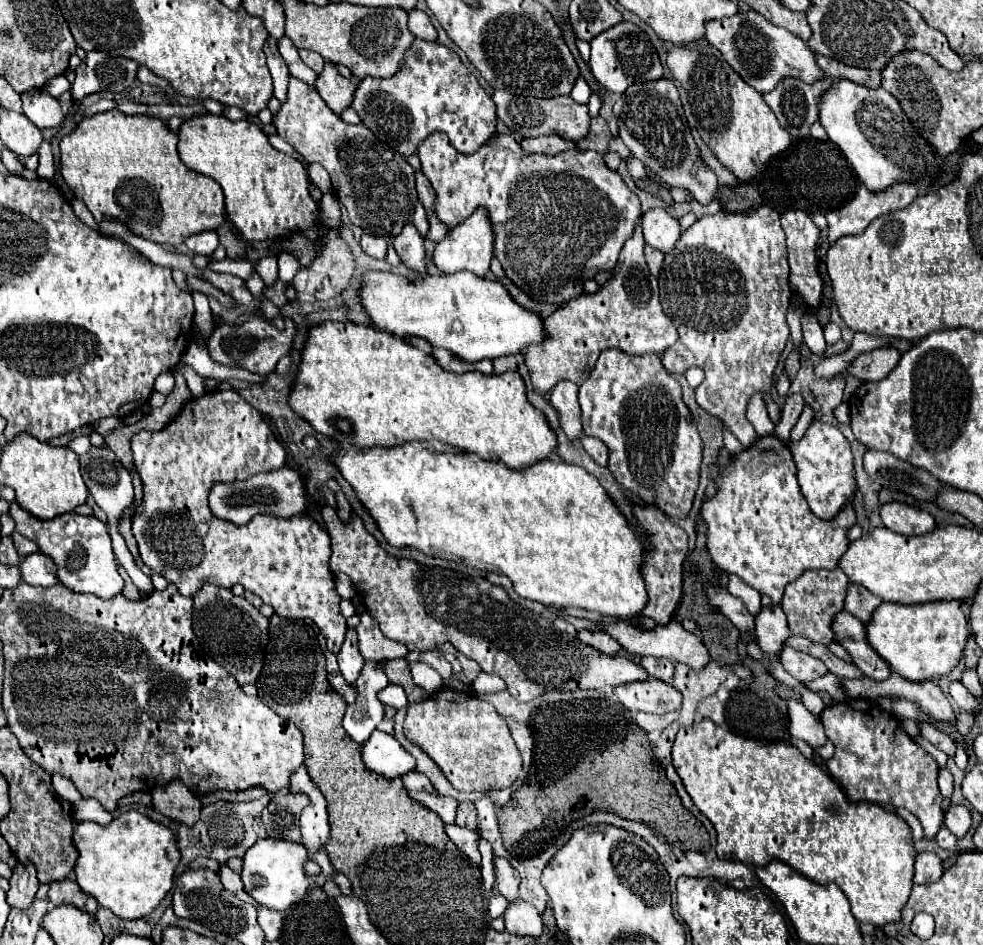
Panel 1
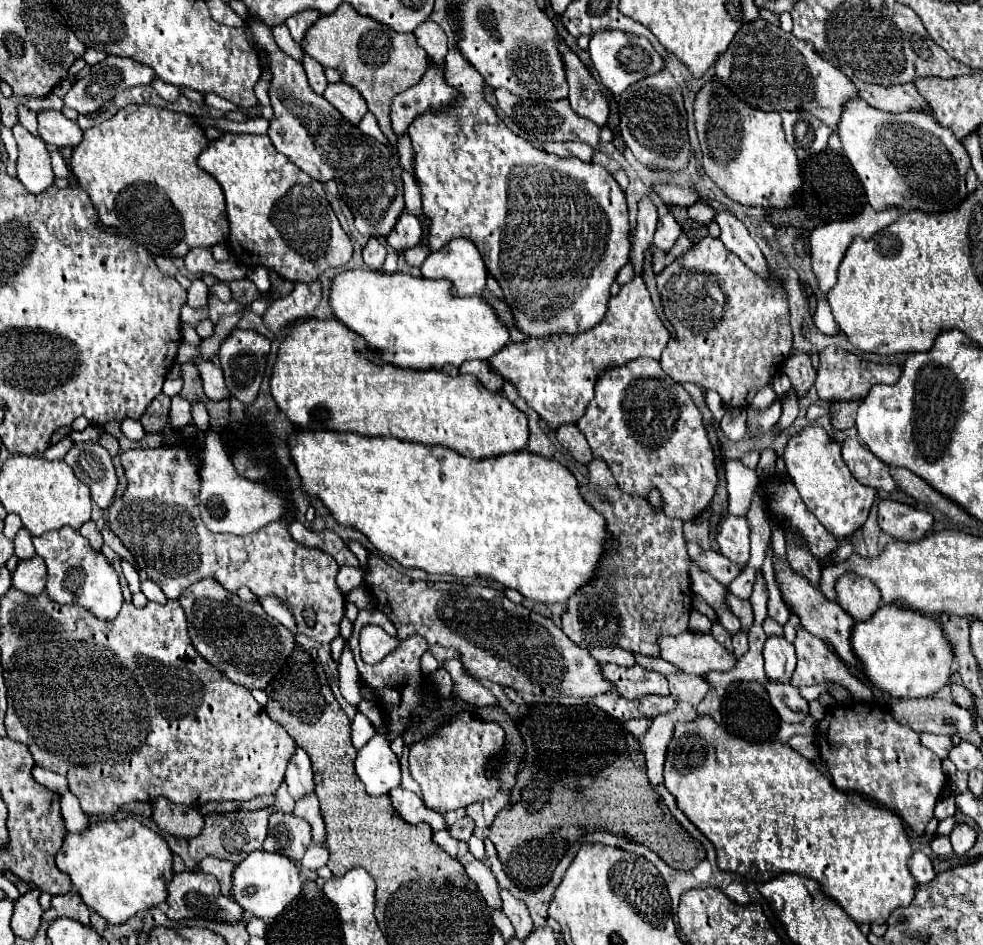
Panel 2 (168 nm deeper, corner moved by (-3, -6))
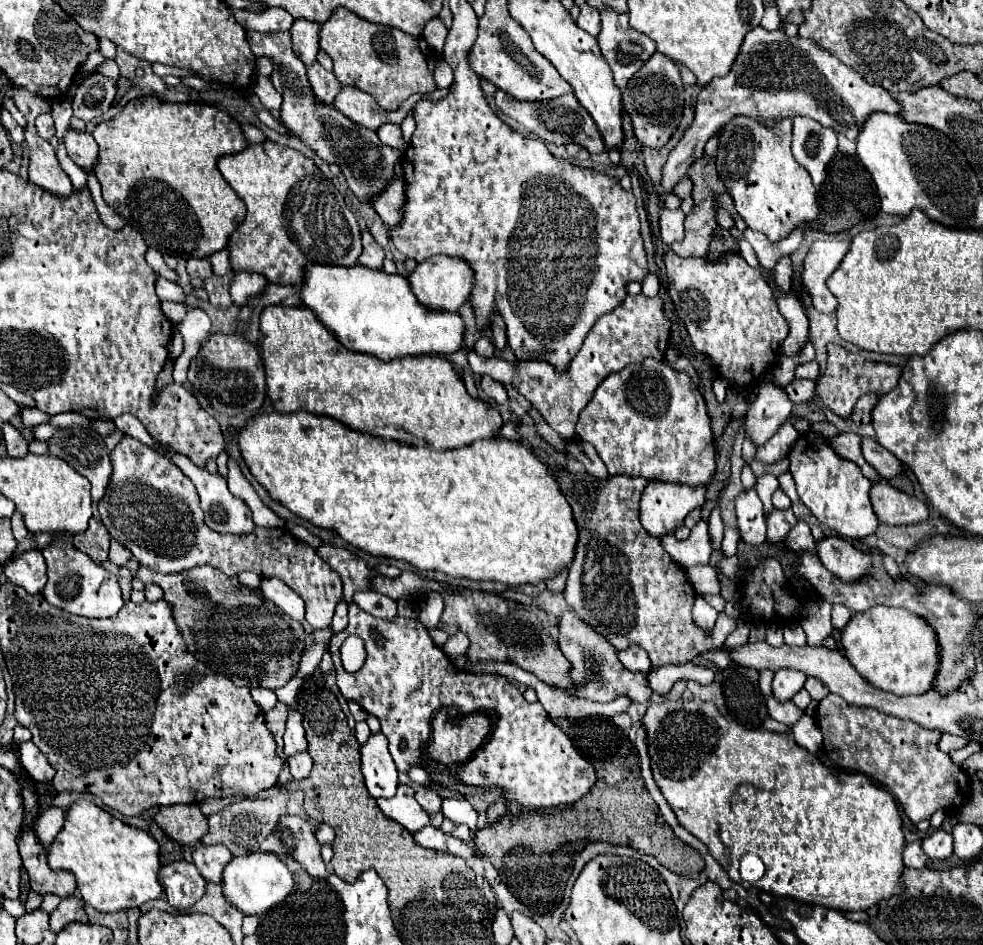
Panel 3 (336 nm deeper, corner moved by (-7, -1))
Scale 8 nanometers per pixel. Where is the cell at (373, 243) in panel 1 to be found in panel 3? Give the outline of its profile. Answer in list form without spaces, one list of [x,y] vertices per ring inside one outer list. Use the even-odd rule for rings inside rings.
[[[364,232],[362,234],[362,244],[364,244],[364,250],[362,250],[358,262],[362,266],[380,270],[382,268],[382,260],[384,260],[384,250],[376,244],[376,240],[370,236],[370,232]]]

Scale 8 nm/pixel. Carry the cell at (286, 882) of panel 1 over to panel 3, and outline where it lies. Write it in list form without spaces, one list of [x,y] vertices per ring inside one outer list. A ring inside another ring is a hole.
[[[254,852],[250,856],[230,860],[222,874],[222,886],[228,902],[236,904],[236,908],[246,914],[264,914],[294,890],[294,878],[288,866],[276,854]]]

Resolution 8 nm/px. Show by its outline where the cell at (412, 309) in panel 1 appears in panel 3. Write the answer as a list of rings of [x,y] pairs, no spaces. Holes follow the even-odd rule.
[[[316,264],[308,266],[300,296],[302,304],[314,310],[348,350],[372,354],[384,362],[406,356],[448,356],[464,350],[466,328],[462,314],[422,306],[402,274],[386,274],[360,264]]]

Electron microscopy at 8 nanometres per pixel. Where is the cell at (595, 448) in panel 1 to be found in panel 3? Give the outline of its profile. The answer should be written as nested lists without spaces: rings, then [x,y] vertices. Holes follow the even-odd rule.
[[[558,472],[558,484],[574,510],[574,520],[580,530],[576,562],[572,562],[572,568],[568,570],[564,598],[568,608],[574,610],[584,624],[592,626],[618,650],[638,644],[648,652],[654,668],[666,664],[686,664],[692,662],[692,658],[696,658],[700,652],[724,646],[726,636],[736,628],[736,620],[724,616],[722,622],[718,622],[718,626],[712,630],[702,630],[696,626],[692,618],[692,604],[696,594],[688,582],[686,570],[664,550],[662,540],[650,536],[640,524],[640,494],[648,480],[632,476],[596,478],[588,472]]]

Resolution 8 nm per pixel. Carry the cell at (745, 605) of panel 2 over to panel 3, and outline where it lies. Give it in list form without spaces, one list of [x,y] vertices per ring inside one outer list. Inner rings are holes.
[[[692,566],[688,568],[688,580],[692,580],[692,586],[696,592],[706,592],[706,594],[720,594],[720,584],[714,576],[712,566]]]

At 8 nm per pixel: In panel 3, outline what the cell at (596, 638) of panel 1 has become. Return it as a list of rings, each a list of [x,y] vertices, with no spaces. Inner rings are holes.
[[[628,646],[626,650],[620,650],[618,652],[618,660],[632,672],[638,672],[638,670],[650,670],[650,660],[648,660],[648,654],[640,648],[640,646]]]

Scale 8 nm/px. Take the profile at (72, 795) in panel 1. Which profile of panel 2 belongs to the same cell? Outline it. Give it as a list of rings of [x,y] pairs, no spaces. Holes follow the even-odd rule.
[[[34,765],[34,767],[32,767],[32,777],[34,777],[40,785],[48,787],[48,789],[50,789],[52,793],[56,793],[56,795],[64,795],[64,793],[68,791],[66,779],[64,779],[62,775],[56,775],[56,773],[44,769],[44,767]]]

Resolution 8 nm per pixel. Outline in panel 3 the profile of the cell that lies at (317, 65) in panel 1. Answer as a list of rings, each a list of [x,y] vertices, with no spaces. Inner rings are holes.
[[[314,62],[308,68],[308,80],[310,80],[310,86],[312,86],[314,94],[318,96],[318,100],[322,100],[326,104],[334,102],[334,96],[340,90],[340,82],[336,80],[336,76],[332,72],[326,72],[318,62]]]

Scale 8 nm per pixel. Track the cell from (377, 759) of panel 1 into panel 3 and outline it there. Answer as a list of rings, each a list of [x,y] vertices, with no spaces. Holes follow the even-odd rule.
[[[372,734],[364,746],[360,746],[362,754],[362,774],[366,780],[366,788],[372,798],[388,798],[396,792],[398,786],[398,770],[388,752],[388,738],[380,734]]]

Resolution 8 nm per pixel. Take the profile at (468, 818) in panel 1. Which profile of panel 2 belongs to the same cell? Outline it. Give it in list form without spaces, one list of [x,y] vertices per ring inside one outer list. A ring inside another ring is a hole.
[[[462,817],[462,819],[458,819],[454,825],[450,825],[448,827],[448,833],[454,837],[454,839],[458,839],[458,841],[468,841],[470,839],[470,835],[472,835],[472,819],[470,817]]]

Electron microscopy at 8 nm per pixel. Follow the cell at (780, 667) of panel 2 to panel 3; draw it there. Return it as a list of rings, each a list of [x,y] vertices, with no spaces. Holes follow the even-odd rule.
[[[780,668],[774,672],[774,682],[772,682],[772,690],[774,690],[774,698],[778,702],[784,700],[792,700],[792,696],[804,686],[804,672],[800,670],[790,670],[790,668]]]

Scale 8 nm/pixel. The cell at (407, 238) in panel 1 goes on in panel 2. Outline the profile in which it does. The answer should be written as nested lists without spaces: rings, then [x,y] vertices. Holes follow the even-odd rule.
[[[404,209],[404,213],[400,213],[400,221],[396,221],[396,229],[392,229],[392,233],[386,237],[386,243],[400,253],[404,249],[416,247],[416,241],[420,239],[422,239],[420,221],[410,211]]]

